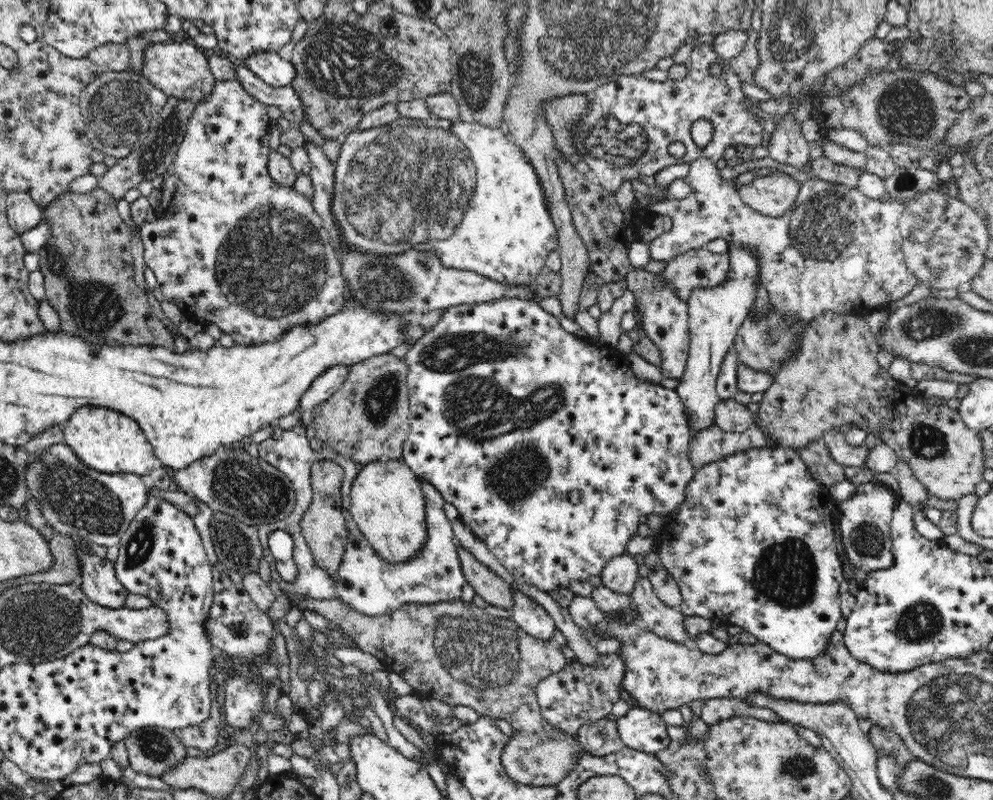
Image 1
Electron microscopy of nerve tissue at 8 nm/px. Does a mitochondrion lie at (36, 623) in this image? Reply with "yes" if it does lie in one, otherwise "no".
yes

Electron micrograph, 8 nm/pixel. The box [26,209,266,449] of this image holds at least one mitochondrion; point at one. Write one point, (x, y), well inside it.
(95, 308)

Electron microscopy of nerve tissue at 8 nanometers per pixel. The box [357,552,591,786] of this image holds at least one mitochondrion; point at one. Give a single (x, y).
(472, 652)

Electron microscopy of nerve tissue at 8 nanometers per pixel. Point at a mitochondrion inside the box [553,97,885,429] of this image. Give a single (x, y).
(823, 228)

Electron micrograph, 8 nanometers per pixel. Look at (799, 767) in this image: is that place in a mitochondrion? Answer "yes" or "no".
yes

